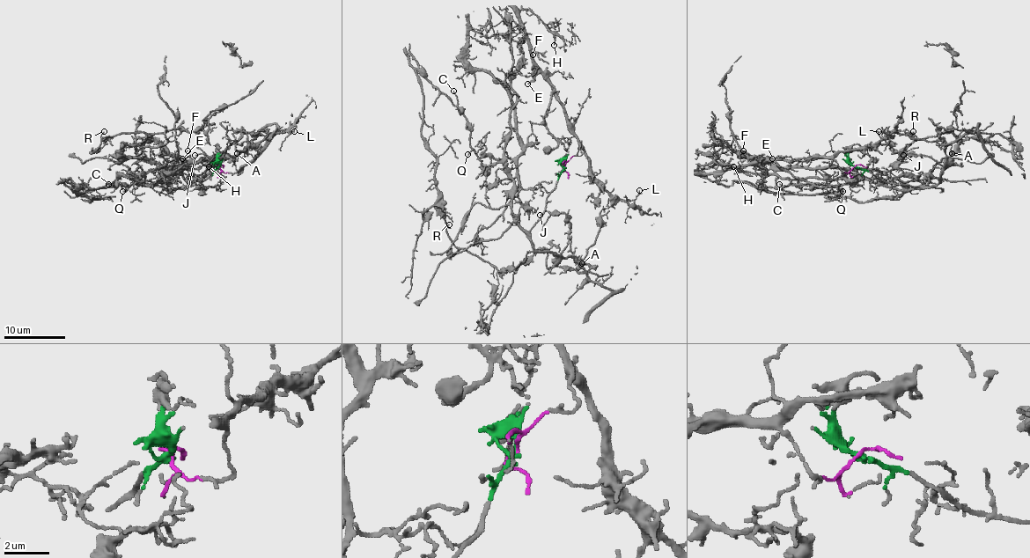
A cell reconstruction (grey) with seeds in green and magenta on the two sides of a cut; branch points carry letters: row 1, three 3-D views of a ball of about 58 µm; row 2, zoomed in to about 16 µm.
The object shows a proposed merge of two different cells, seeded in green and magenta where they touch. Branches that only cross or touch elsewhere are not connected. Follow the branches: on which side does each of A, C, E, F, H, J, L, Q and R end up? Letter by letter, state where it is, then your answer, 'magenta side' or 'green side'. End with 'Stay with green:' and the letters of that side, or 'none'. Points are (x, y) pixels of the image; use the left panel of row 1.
A: at (237, 153); green side
C: at (108, 184); green side
E: at (182, 158); magenta side
F: at (187, 150); magenta side
H: at (209, 166); magenta side
J: at (194, 155); green side
L: at (294, 131); magenta side
Q: at (122, 191); green side
R: at (104, 131); green side
Stay with green: A, C, J, Q, R

